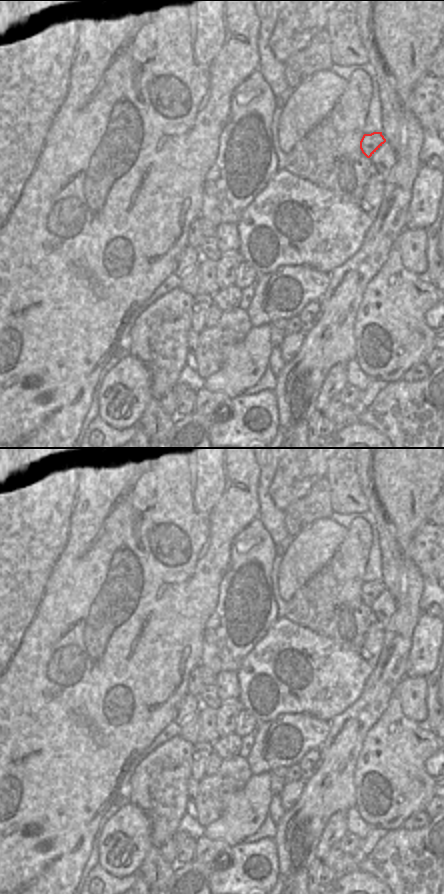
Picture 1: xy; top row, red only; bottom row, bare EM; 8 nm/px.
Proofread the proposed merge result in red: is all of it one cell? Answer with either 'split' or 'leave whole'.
leave whole

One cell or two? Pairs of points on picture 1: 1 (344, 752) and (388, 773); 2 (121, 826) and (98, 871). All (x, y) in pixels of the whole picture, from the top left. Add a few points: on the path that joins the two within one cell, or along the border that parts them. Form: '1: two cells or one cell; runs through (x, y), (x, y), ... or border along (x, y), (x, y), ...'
1: two cells; border along (365, 736), (356, 759), (353, 781)
2: two cells; border along (98, 863), (109, 873), (121, 877)

